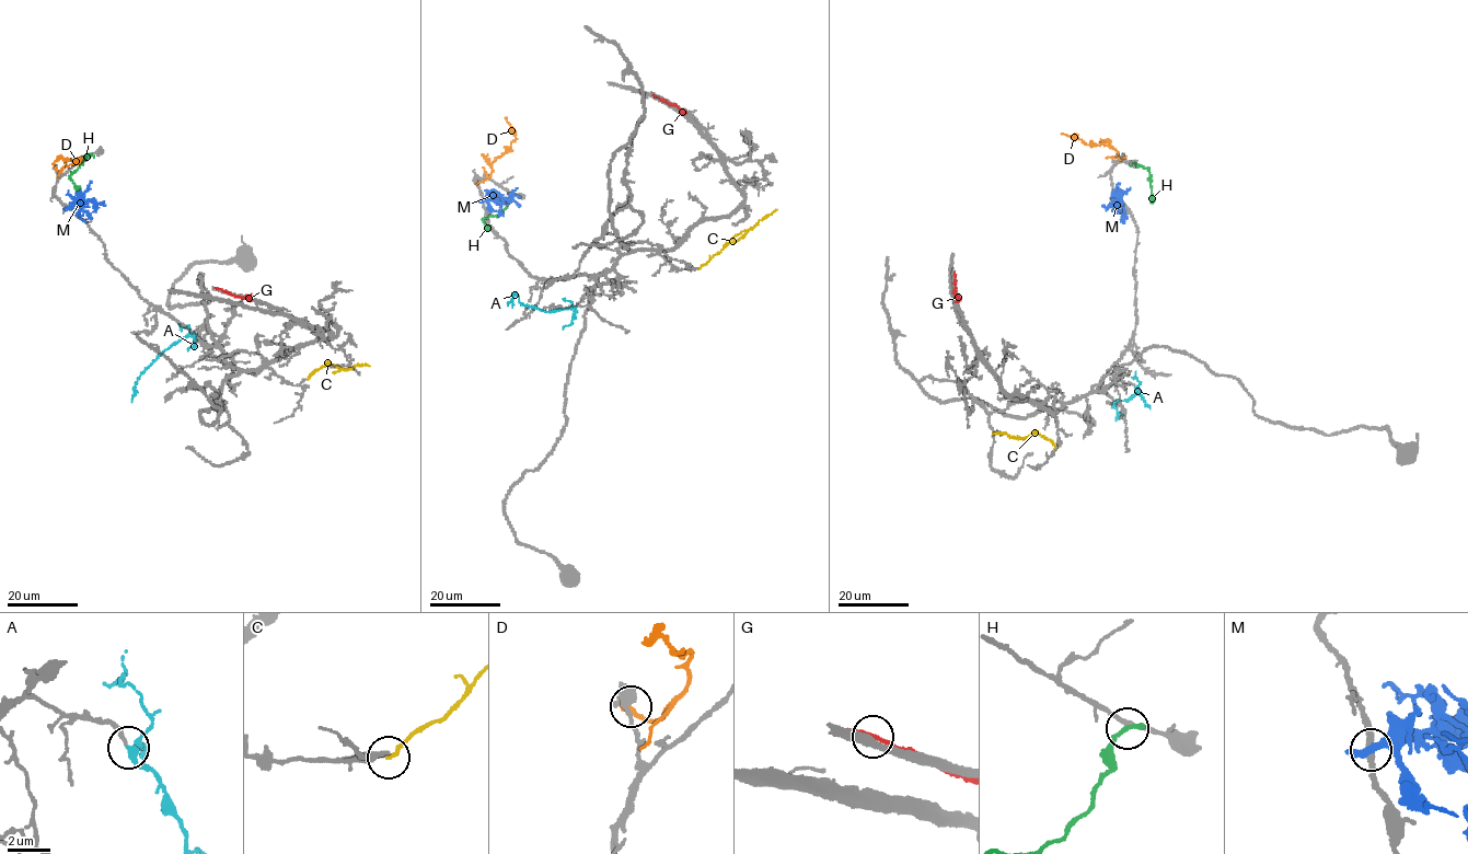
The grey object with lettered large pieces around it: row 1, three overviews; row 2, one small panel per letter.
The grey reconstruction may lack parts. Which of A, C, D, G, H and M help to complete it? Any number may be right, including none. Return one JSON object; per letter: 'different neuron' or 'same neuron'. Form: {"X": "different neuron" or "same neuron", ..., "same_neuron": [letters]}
{"A": "same neuron", "C": "same neuron", "D": "different neuron", "G": "different neuron", "H": "different neuron", "M": "different neuron", "same_neuron": ["A", "C"]}

